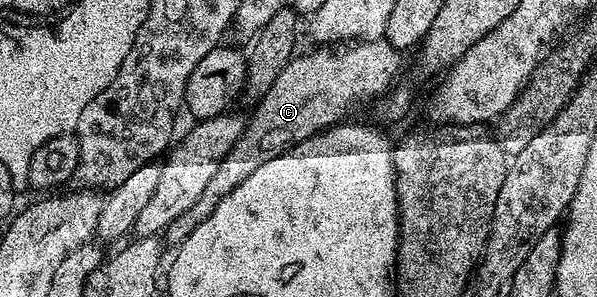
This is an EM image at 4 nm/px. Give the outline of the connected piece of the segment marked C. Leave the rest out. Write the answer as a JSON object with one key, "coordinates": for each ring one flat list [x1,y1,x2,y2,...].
{"coordinates":[[360,39,355,43,341,44,339,48,316,47,313,53,302,53,293,56,290,64,282,67,278,79,274,79,274,83,270,83,270,91,266,91,266,95,261,101,255,102,253,109,256,110,253,111,252,118,250,116,247,118,244,134,222,159,222,163,218,165,218,171,214,171,214,176,210,178,210,183,206,183,206,191,202,191,198,203,194,203,194,207,190,207,190,211,178,215,178,219,174,219,174,223,168,225,166,238,168,237,172,247,179,246,181,241,185,241,190,235,190,231,194,231,194,227,198,227,198,223,202,223,202,219,211,215,214,207,218,207,218,203,222,199,226,199,226,195,230,195,230,191,237,189,242,182,248,181,250,175,254,175,258,171,258,167,272,164,274,158,283,157,286,150,296,148,298,143,314,136,321,129,337,124,343,118,340,116,355,101,368,101,371,97,379,99,385,96,397,84,396,76,400,73,400,57,402,57,401,50,395,49,387,39,374,41]]}

